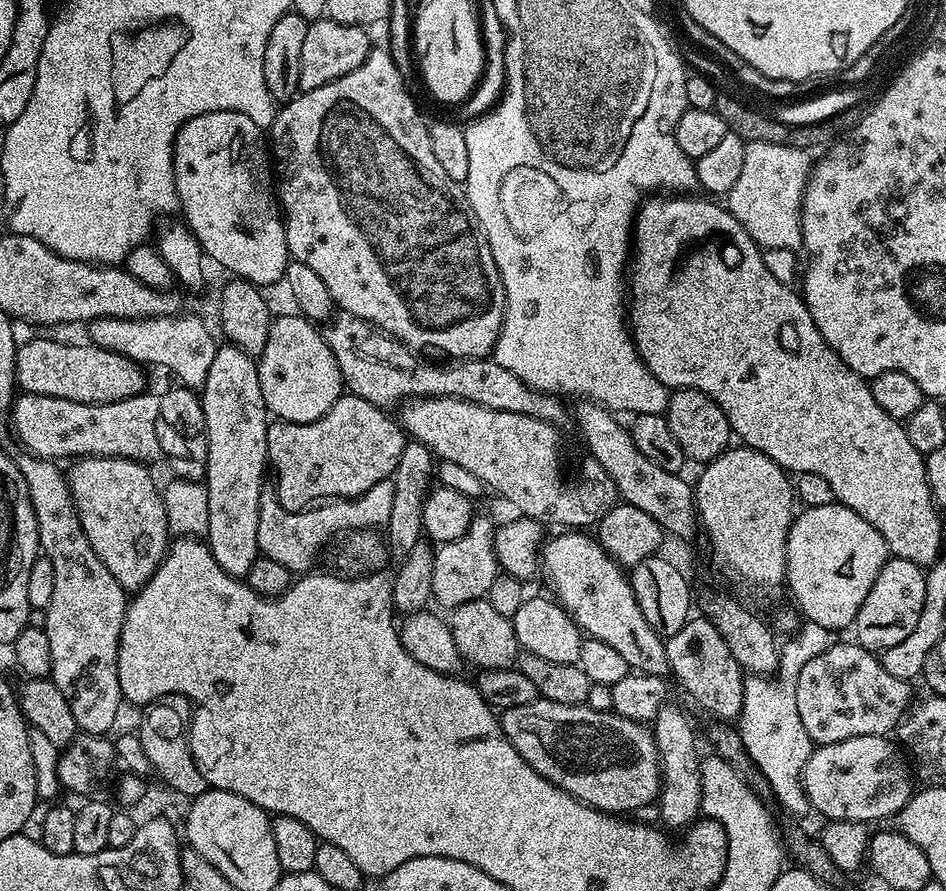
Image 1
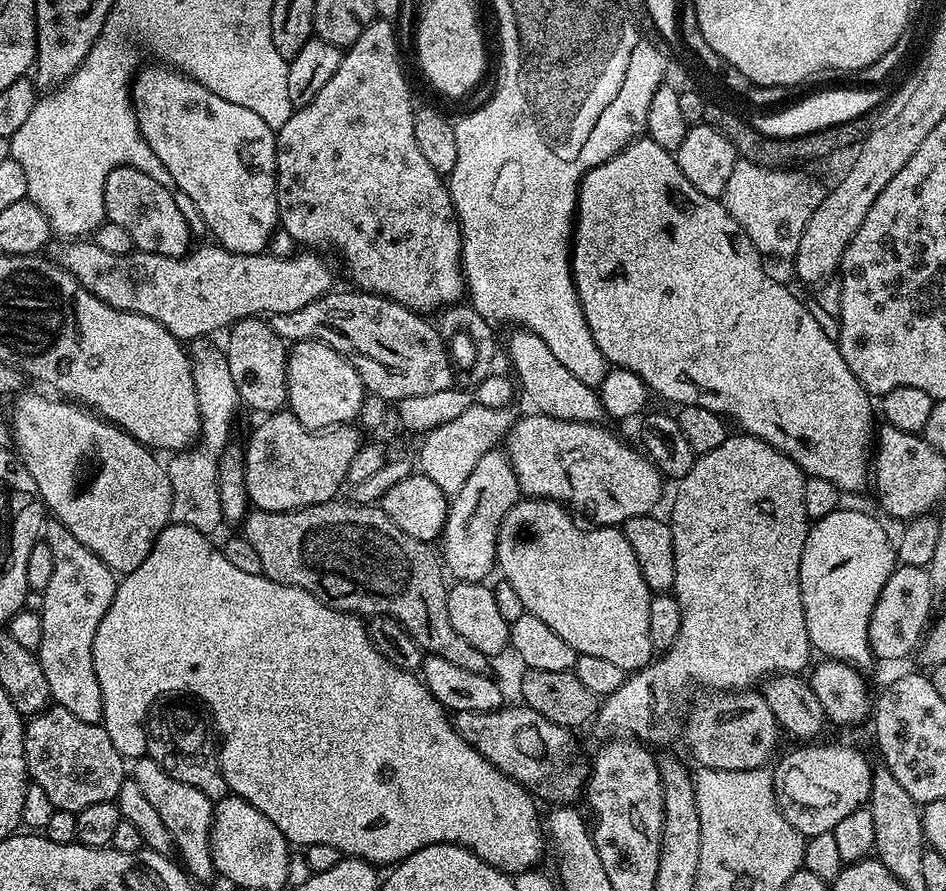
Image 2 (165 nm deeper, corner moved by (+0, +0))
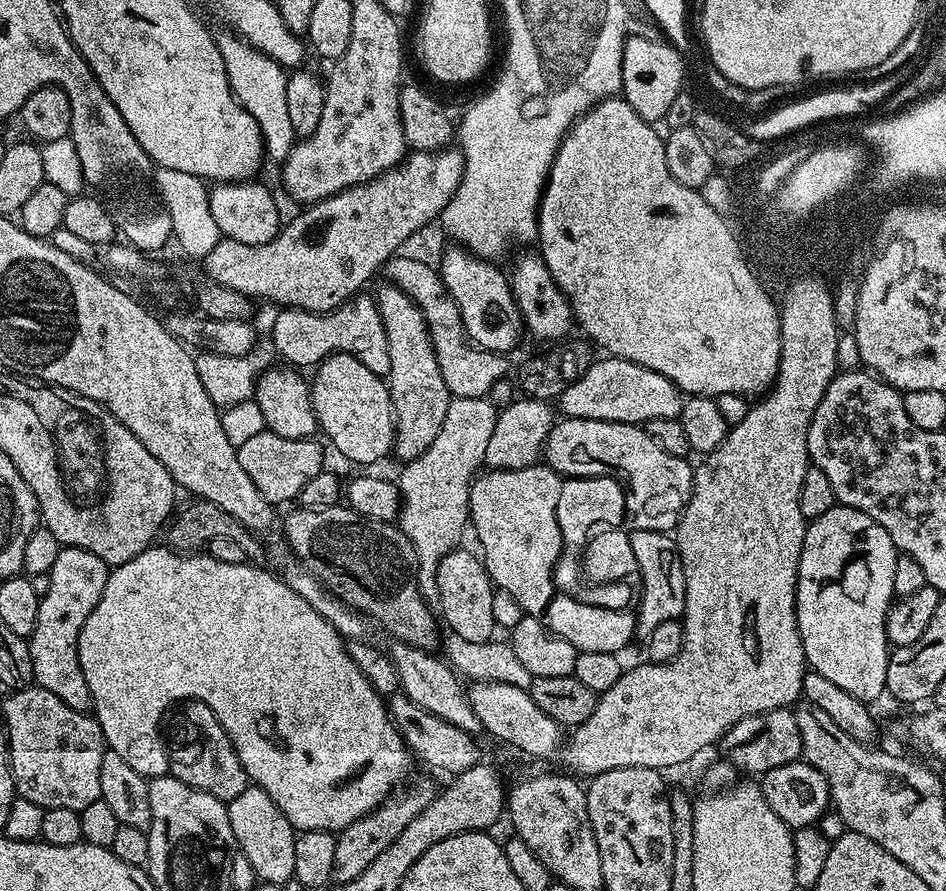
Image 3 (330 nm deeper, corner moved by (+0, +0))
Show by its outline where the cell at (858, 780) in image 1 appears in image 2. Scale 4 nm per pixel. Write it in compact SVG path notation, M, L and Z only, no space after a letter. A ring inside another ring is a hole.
M824 742L796 746L800 748L781 755L780 765L772 772L782 814L805 838L831 832L842 818L863 809L872 794L874 764L848 744L820 743Z

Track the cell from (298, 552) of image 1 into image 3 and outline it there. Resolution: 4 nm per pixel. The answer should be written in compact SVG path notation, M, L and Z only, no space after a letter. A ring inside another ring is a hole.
M388 282L384 286L374 297L389 339L390 371L386 383L396 416L394 456L400 462L407 462L422 455L430 442L438 438L438 430L442 430L442 422L446 422L450 395L442 380L423 309L395 285Z

